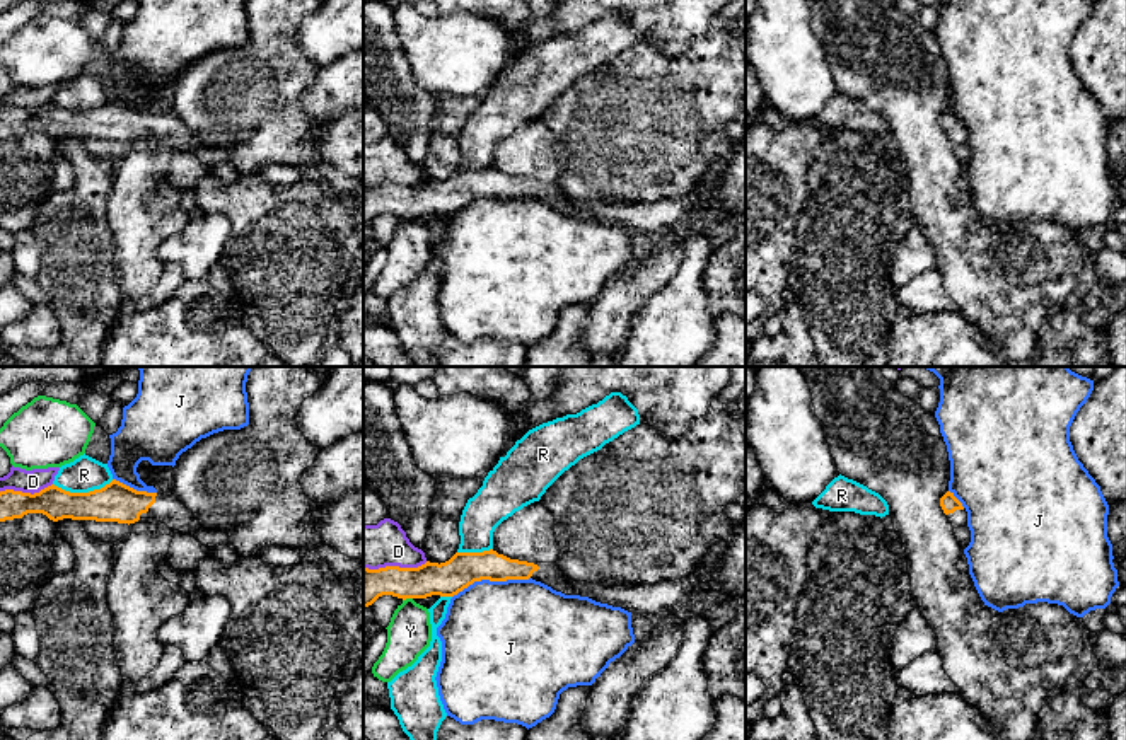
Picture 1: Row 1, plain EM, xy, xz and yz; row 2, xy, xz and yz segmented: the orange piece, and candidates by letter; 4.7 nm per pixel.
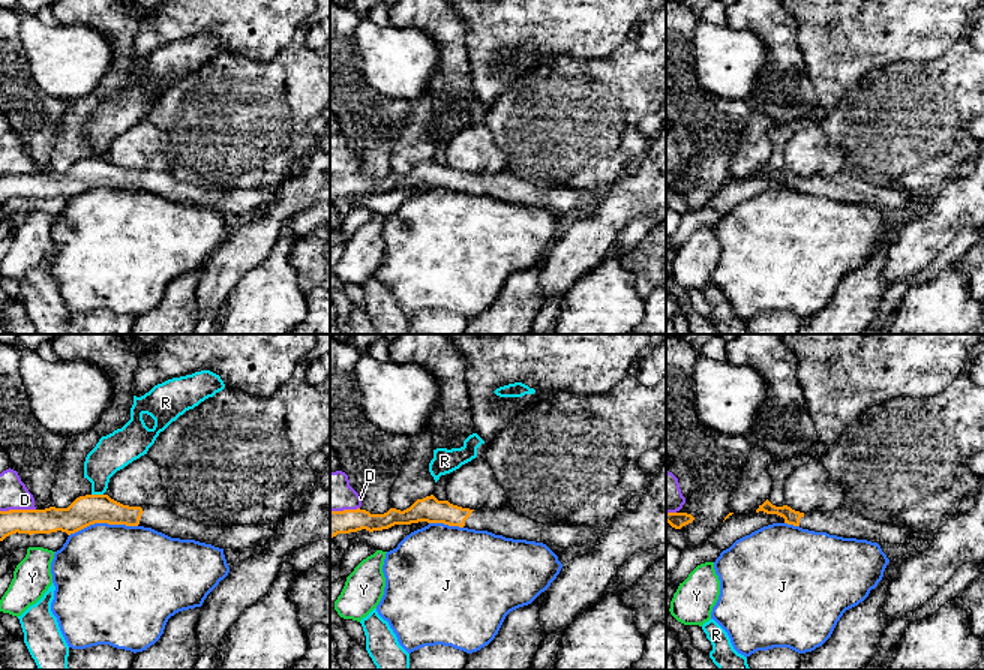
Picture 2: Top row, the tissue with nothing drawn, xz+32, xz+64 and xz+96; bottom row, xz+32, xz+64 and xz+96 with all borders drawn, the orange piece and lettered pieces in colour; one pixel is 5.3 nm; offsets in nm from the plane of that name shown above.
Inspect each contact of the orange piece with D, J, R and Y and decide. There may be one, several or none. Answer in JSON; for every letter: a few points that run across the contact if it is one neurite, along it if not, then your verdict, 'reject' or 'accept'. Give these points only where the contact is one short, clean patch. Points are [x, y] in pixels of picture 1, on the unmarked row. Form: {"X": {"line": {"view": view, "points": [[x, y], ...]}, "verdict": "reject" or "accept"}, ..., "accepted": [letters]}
{"D": {"verdict": "reject"}, "J": {"line": {"view": "xz", "points": [[529, 195], [475, 198], [452, 215]]}, "verdict": "reject"}, "R": {"line": {"view": "xy", "points": [[113, 98], [87, 109], [65, 109], [53, 103]]}, "verdict": "reject"}, "Y": {"line": {"view": "xz", "points": [[412, 215], [403, 219]]}, "verdict": "reject"}, "accepted": []}

